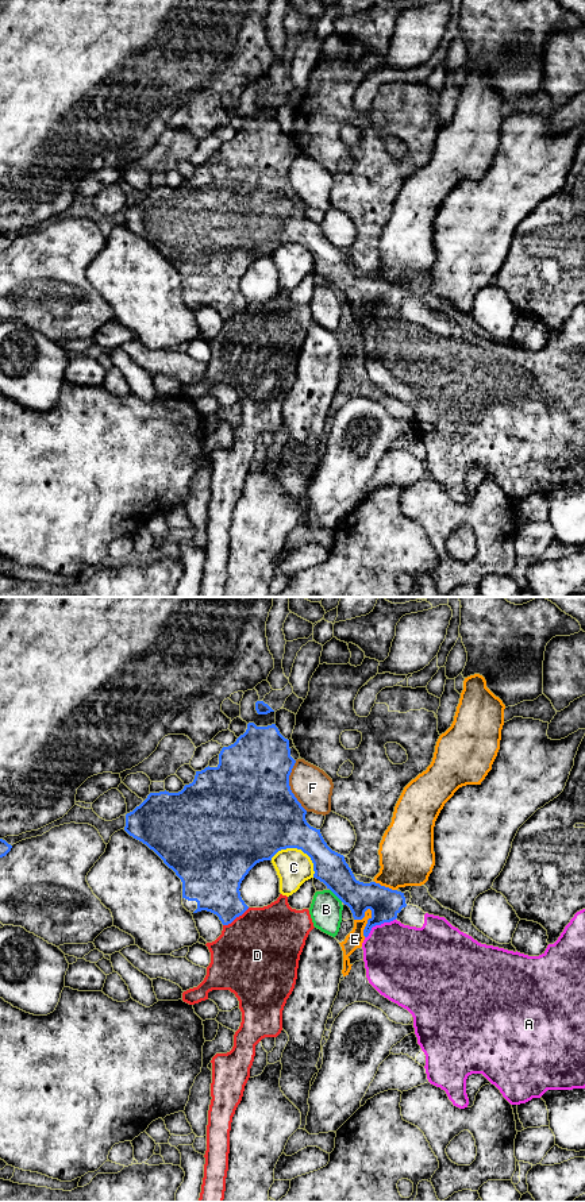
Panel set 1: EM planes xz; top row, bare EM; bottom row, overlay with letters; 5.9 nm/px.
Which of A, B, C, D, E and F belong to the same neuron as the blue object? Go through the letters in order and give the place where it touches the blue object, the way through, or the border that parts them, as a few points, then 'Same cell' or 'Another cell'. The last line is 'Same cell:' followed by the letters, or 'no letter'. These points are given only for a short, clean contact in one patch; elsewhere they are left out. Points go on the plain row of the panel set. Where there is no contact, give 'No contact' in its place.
A: Touches blue at xz (378, 319). Path across: xz (384, 297), (384, 314), (378, 319), (391, 346), (399, 354). Same cell
B: Touches blue at xz (337, 291). Boundary: xz (330, 284), (342, 296). Another cell
C: Touches blue at xz (300, 243). Another cell
D: Touches blue at xz (235, 312). Another cell
E: Touches blue at xz (368, 318). Boundary: xz (369, 303), (370, 312), (364, 324), (364, 331). Another cell
F: Touches blue at xz (289, 181). Another cell
Same cell: A

